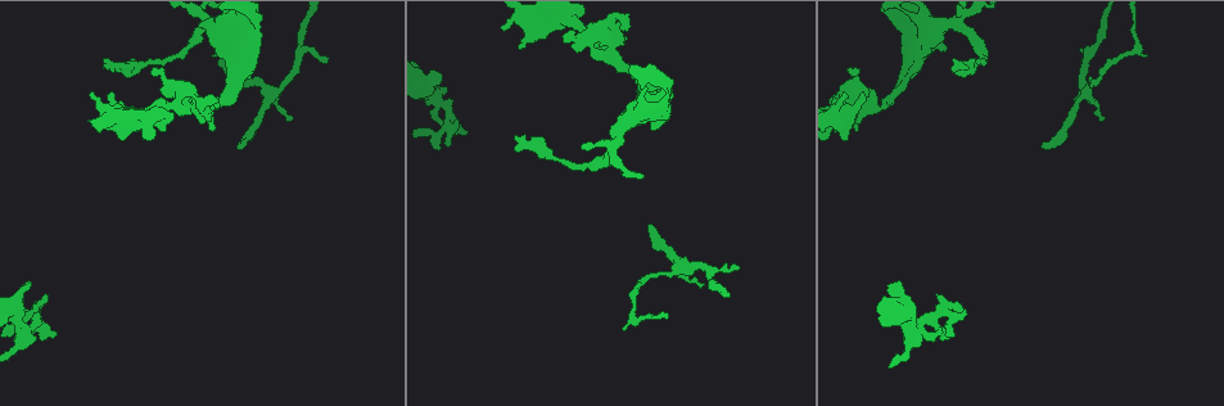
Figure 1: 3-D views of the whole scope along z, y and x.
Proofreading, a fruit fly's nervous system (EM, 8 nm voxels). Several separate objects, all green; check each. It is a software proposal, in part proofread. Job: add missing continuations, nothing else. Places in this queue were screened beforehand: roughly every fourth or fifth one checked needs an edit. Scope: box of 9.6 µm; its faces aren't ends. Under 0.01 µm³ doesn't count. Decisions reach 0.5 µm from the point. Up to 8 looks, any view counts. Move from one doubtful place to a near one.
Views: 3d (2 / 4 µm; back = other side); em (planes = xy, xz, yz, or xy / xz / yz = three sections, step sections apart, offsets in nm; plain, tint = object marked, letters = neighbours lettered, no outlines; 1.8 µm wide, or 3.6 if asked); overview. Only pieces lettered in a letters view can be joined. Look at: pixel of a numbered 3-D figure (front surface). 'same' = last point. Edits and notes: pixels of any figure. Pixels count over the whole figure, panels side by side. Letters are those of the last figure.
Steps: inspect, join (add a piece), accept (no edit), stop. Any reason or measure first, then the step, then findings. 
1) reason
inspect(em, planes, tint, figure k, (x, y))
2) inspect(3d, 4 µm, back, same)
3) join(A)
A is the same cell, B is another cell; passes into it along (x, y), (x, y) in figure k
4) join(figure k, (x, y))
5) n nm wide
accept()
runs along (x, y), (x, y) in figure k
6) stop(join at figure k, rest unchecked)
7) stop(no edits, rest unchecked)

branch stops here
inspect(3d, 4 µm, figure 1, (893, 286))

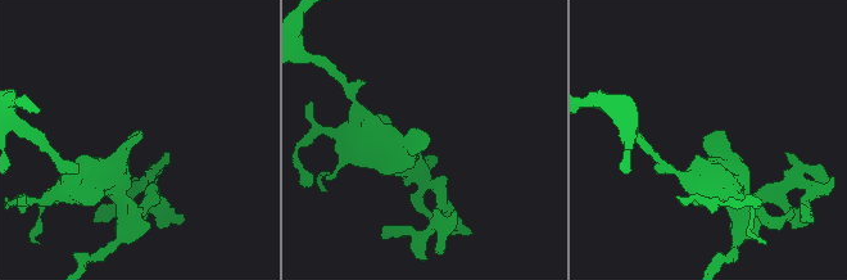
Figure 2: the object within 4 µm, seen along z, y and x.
inspect(em, planes, letters, figure 2, (139, 137))

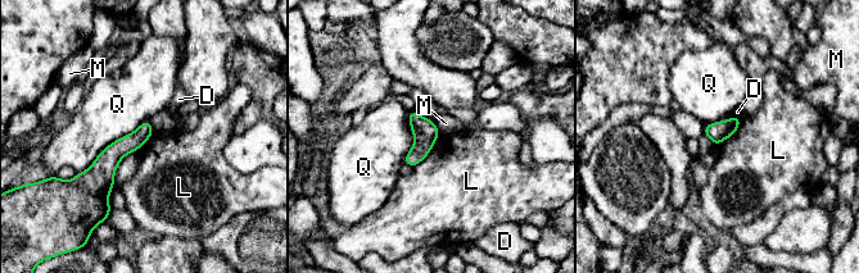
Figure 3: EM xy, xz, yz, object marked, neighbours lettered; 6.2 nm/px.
Q touches over 550 nm
accept()
D, L, M and Q are other cells; border along (441, 133), (432, 150), (414, 167) in figure 3; no lettered piece goes on from it

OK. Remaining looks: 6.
an open end
inspect(3d, 4 µm, back, figure 1, (54, 337))

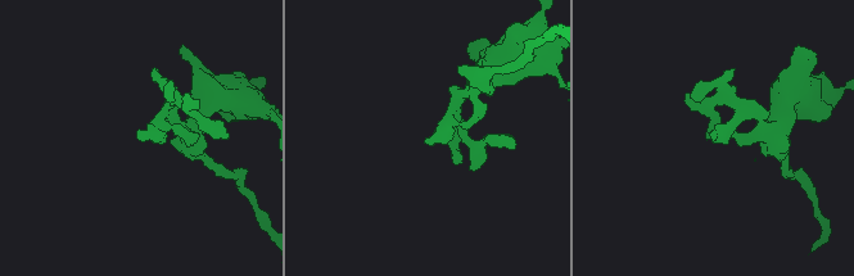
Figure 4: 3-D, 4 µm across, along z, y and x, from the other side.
shape alone is not enough
inspect(em, planes, tint, figure 4, (139, 138))

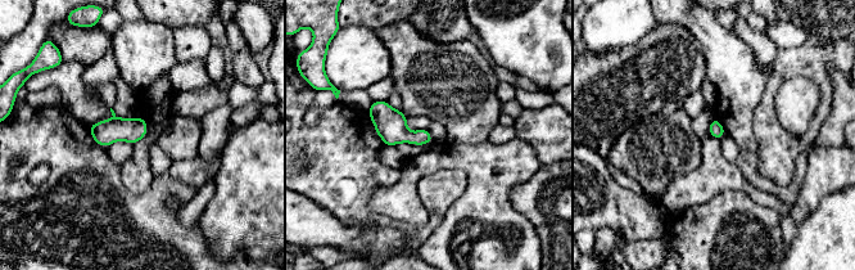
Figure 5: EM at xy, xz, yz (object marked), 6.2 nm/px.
inspect(em, planes, letters, same)

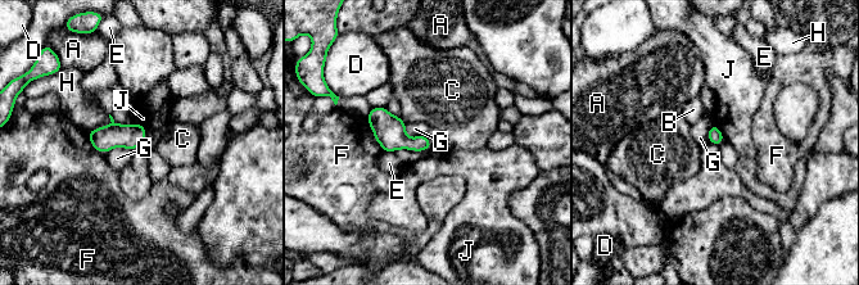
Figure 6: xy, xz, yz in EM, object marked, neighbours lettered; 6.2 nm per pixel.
accept()
A, B, C, D, E, F, G, H and J are other cells; border along (434, 146), (426, 150), (392, 152) in figure 6; none of them fits

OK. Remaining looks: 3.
tapers out
inspect(em, 3.6 µm, xz, step 16, letters, figure 1, (291, 120))

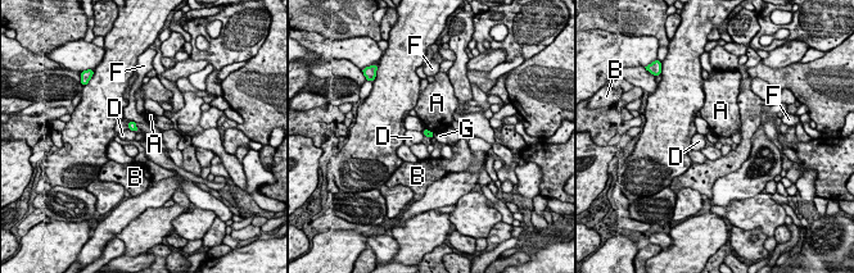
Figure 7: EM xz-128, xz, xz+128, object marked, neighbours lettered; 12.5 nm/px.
cut it another way
inspect(em, 3.6 µm, planes, letters, same)

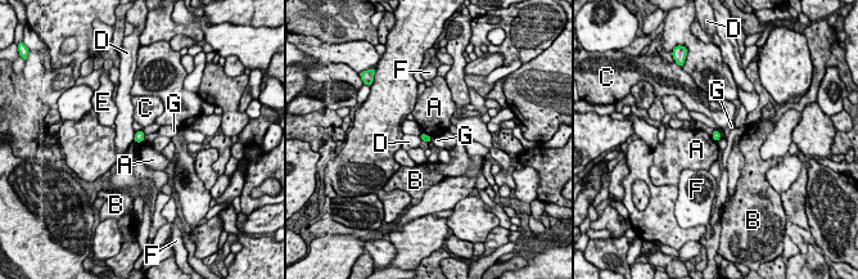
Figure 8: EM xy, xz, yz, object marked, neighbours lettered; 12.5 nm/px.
accept()
A, B, C, D, E, F and G are other cells; border along (145, 135), (143, 140) in figure 8; no lettered piece goes on from it

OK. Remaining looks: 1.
long arm stops here
inspect(em, xz, step 8, letters, figure 1, (954, 59))

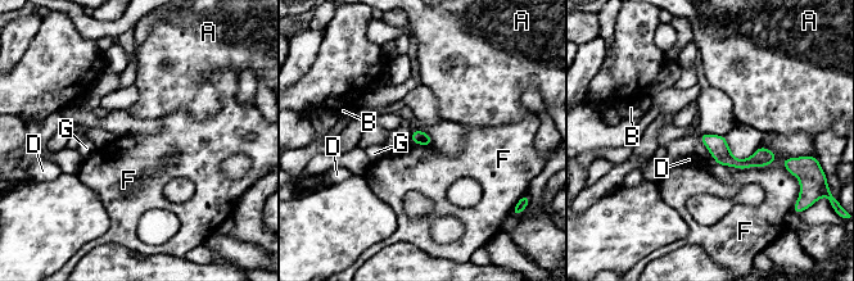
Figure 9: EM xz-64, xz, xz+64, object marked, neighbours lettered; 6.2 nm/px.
accept()
A, B, D, F and G are other cells; border along (776, 152), (764, 167), (728, 167) in figure 9; no lettered piece goes on from it

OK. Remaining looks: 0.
stop(no edits, rest unchecked)

